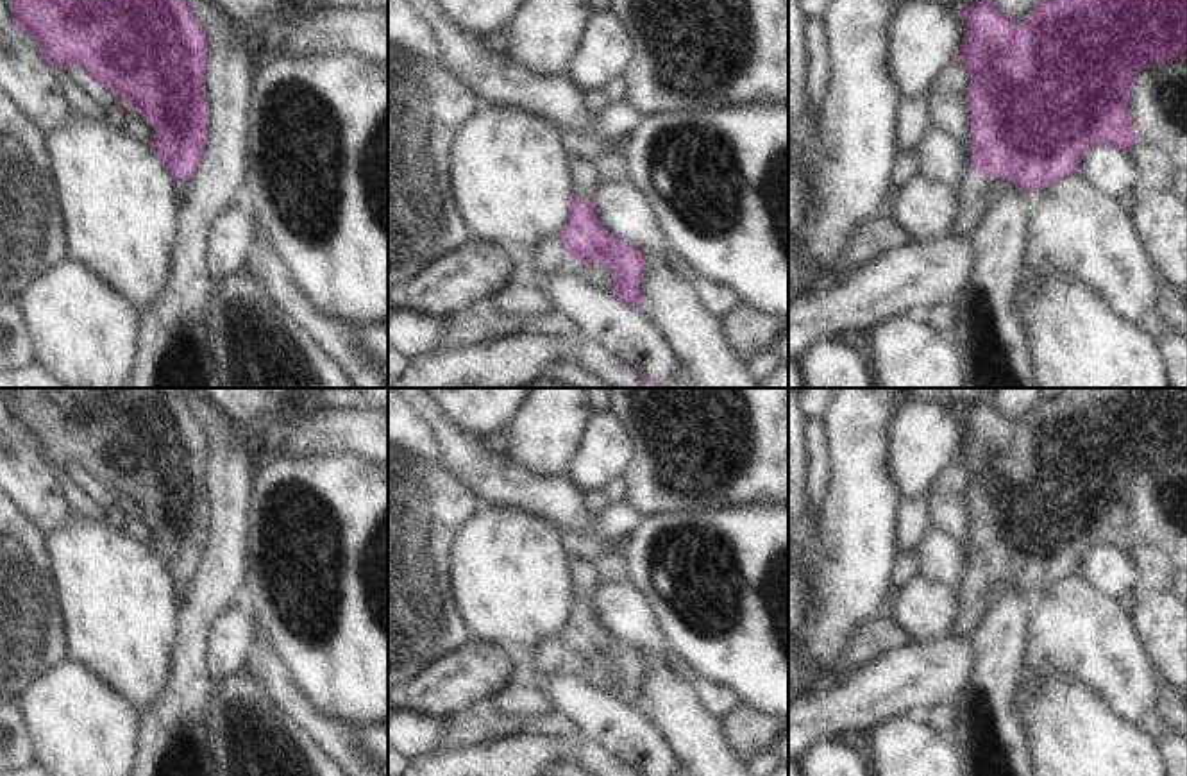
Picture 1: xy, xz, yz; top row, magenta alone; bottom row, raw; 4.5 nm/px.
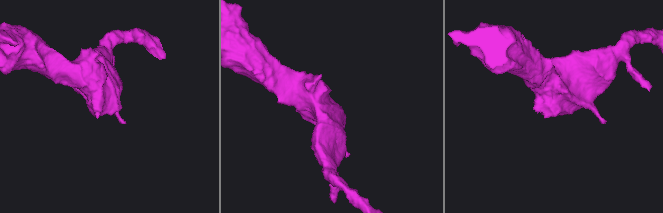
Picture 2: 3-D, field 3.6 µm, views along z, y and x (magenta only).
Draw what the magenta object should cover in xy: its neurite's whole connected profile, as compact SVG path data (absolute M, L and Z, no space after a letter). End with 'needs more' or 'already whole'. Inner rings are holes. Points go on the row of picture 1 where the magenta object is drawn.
M11 0L11 21L36 39L36 54L66 70L80 66L91 79L118 95L156 131L150 143L170 175L179 204L186 198L207 141L207 105L202 73L207 39L186 0Z; needs more

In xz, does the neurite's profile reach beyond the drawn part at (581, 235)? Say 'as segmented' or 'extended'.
extended

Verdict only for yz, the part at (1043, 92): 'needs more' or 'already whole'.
needs more

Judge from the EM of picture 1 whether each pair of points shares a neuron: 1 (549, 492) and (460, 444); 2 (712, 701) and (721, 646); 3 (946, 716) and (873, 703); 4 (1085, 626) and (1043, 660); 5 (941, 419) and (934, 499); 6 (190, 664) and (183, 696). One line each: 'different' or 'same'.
1: same
2: different
3: different
4: same
5: different
6: same

